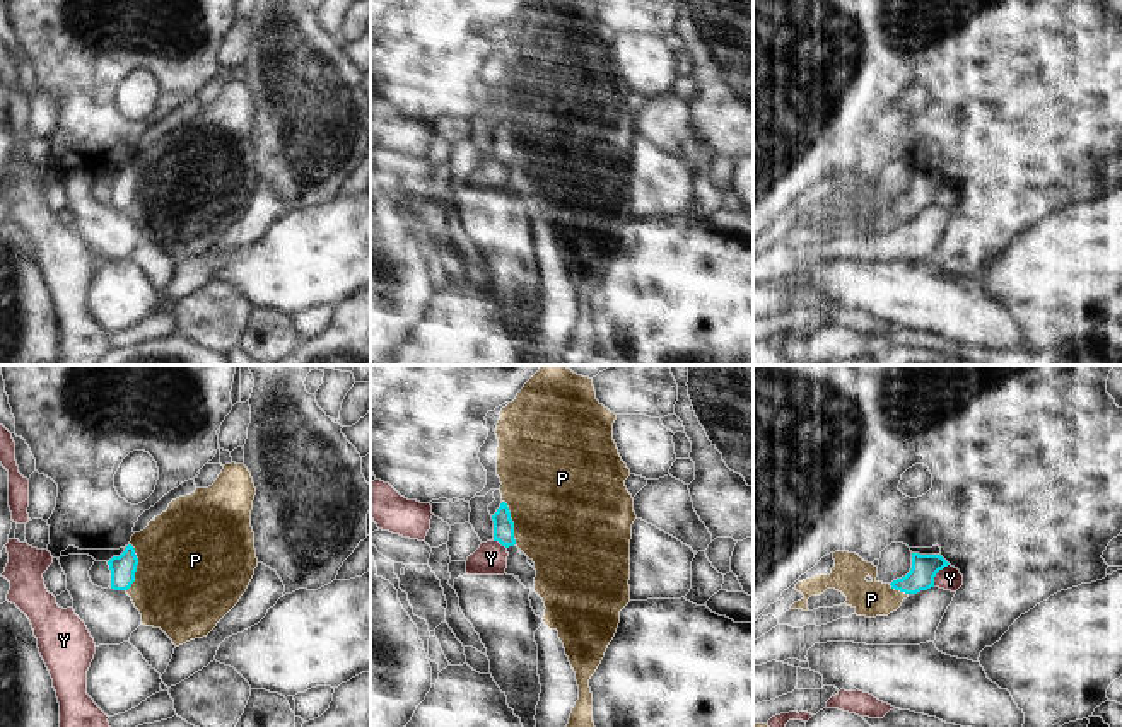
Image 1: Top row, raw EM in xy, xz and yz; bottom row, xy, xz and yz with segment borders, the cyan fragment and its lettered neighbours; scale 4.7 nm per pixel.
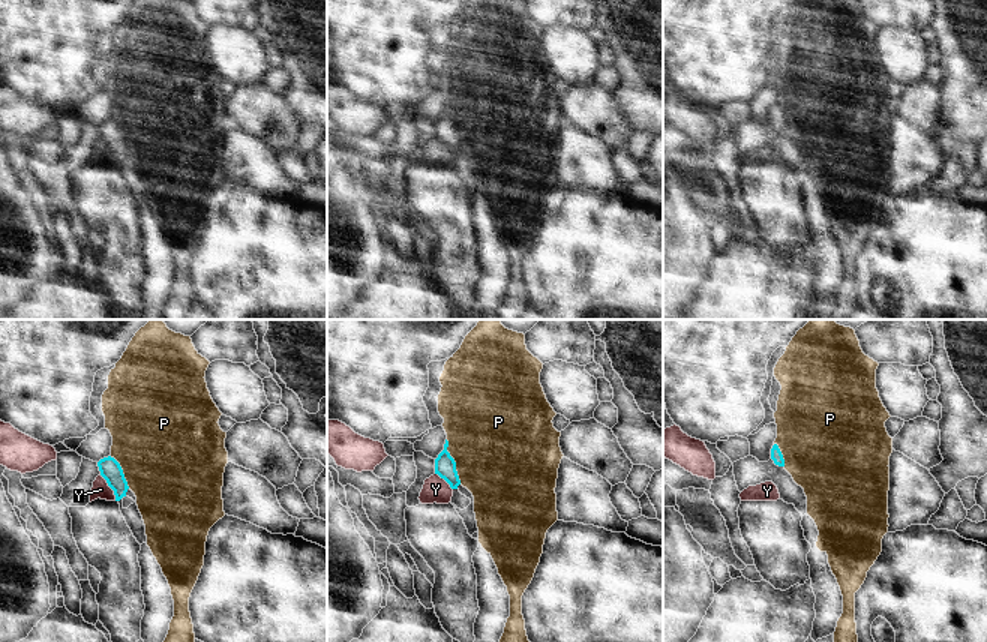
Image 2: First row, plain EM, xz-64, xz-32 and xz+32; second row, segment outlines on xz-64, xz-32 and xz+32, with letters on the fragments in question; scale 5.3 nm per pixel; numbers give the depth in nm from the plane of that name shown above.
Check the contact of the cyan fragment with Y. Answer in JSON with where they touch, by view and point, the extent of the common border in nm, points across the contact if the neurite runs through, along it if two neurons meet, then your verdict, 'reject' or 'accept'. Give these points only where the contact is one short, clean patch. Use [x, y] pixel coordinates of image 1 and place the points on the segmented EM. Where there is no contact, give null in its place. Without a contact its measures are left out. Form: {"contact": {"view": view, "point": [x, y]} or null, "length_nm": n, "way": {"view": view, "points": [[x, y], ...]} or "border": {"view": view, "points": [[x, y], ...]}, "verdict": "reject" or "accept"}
{"contact": {"view": "yz", "point": [936, 572]}, "length_nm": 130, "border": {"view": "yz", "points": [[948, 564], [936, 574], [933, 586]]}, "verdict": "reject"}

